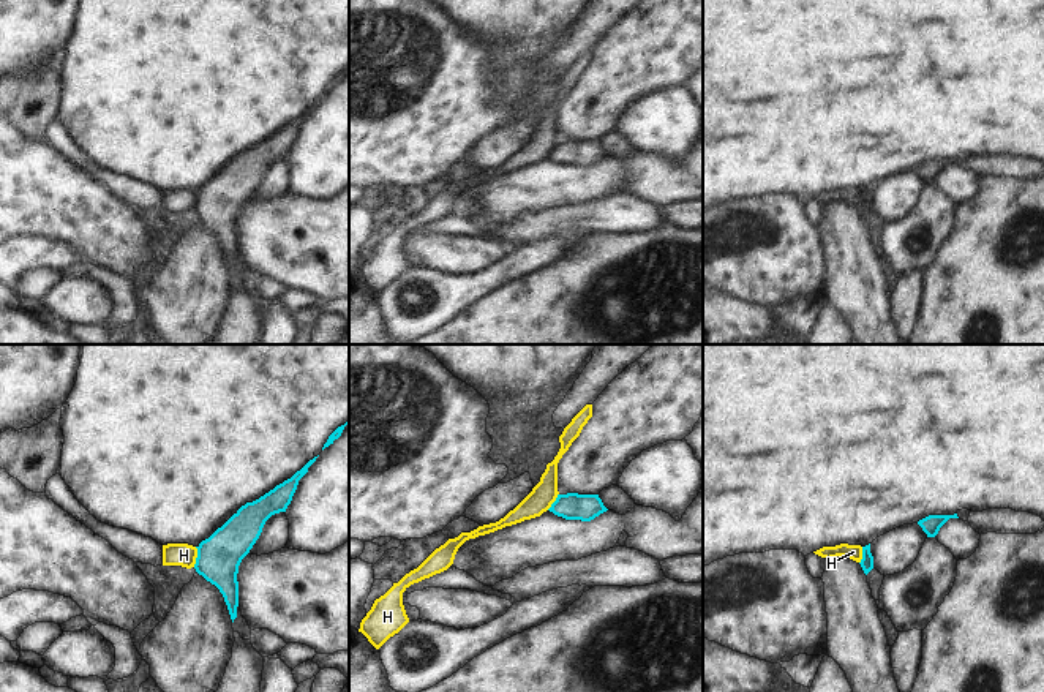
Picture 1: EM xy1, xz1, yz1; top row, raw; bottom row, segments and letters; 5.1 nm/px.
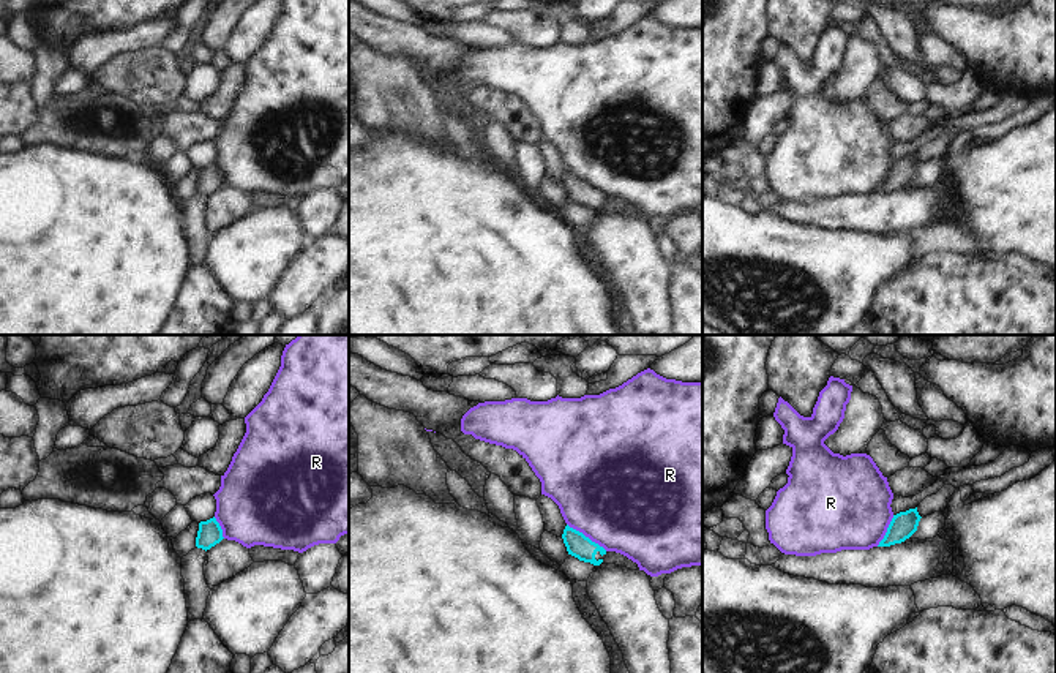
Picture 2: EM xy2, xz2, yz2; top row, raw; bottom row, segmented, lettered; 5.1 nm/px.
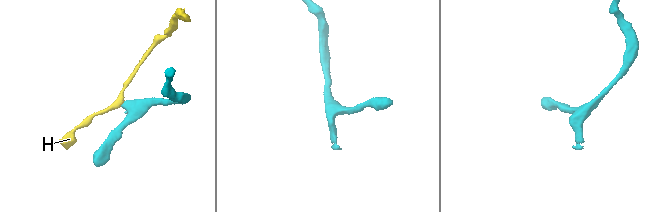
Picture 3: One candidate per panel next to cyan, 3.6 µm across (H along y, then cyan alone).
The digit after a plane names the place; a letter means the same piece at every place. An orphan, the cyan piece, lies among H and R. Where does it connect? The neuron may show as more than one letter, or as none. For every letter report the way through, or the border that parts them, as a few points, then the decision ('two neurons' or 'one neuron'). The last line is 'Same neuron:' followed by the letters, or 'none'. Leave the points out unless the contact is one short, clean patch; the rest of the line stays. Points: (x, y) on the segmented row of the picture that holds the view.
H: border along xy1 (196, 547), (196, 563), (193, 566); two neurons
R: border along xz2 (567, 523), (606, 550); two neurons
Same neuron: none

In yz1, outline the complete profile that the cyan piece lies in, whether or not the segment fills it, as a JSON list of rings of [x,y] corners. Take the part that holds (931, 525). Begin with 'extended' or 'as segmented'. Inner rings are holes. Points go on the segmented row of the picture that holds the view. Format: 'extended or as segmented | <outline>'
as segmented | [[[957,513],[954,515],[929,515],[918,521],[918,525],[922,528],[922,531],[927,534],[927,537],[935,537],[940,531],[940,528],[949,520],[949,518],[959,518]]]

